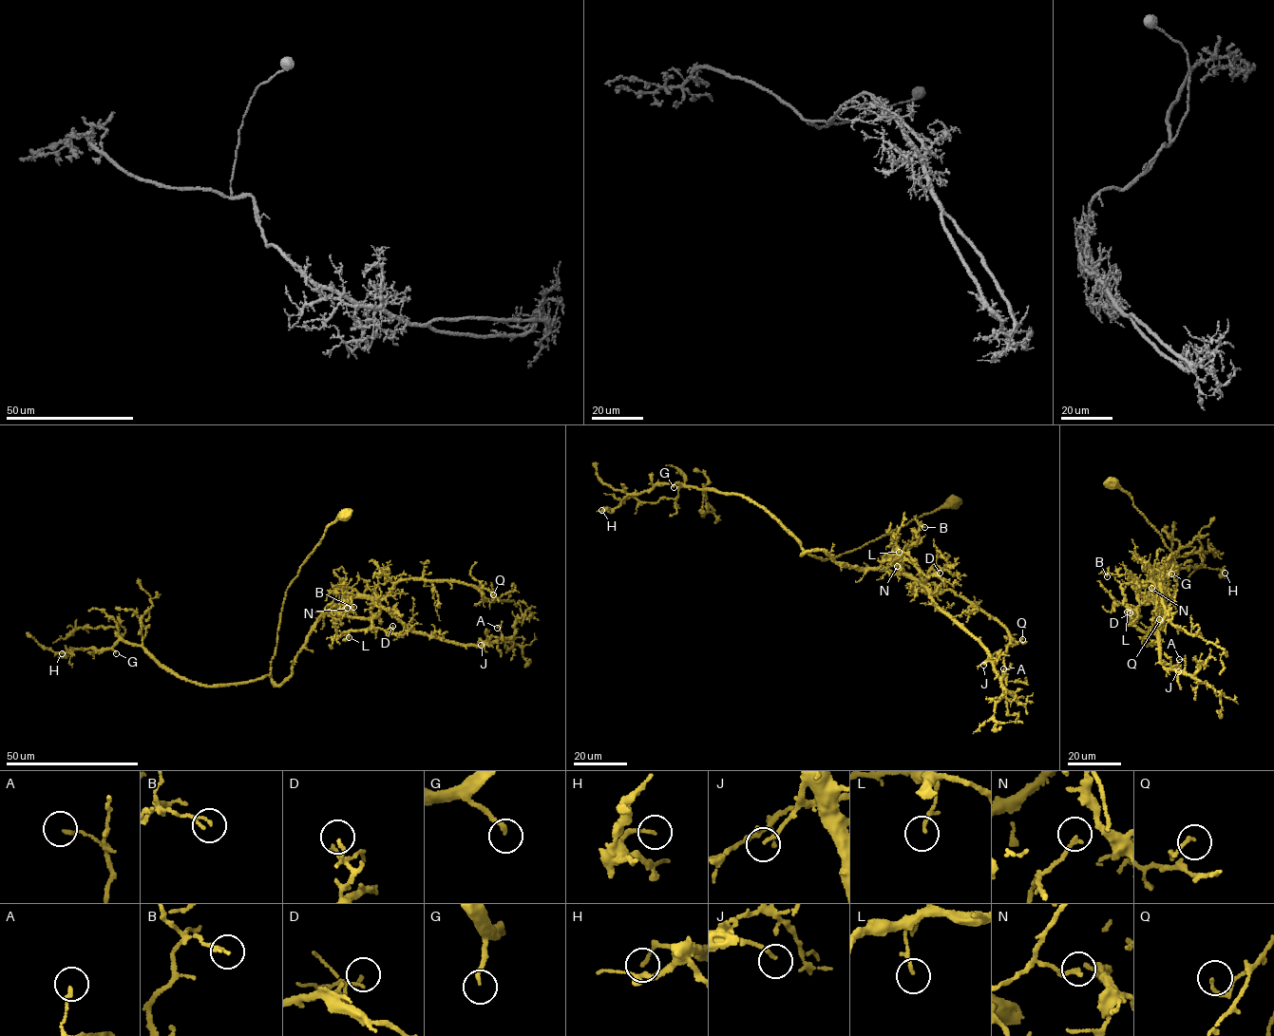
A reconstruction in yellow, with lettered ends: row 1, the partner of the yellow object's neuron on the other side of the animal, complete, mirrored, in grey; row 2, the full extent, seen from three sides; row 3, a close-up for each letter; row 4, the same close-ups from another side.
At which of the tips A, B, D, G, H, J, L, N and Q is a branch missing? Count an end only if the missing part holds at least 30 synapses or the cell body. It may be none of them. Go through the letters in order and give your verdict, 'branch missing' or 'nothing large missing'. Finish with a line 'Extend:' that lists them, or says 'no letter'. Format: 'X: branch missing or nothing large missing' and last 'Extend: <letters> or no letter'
A: nothing large missing
B: nothing large missing
D: nothing large missing
G: branch missing
H: nothing large missing
J: nothing large missing
L: nothing large missing
N: nothing large missing
Q: nothing large missing
Extend: G

